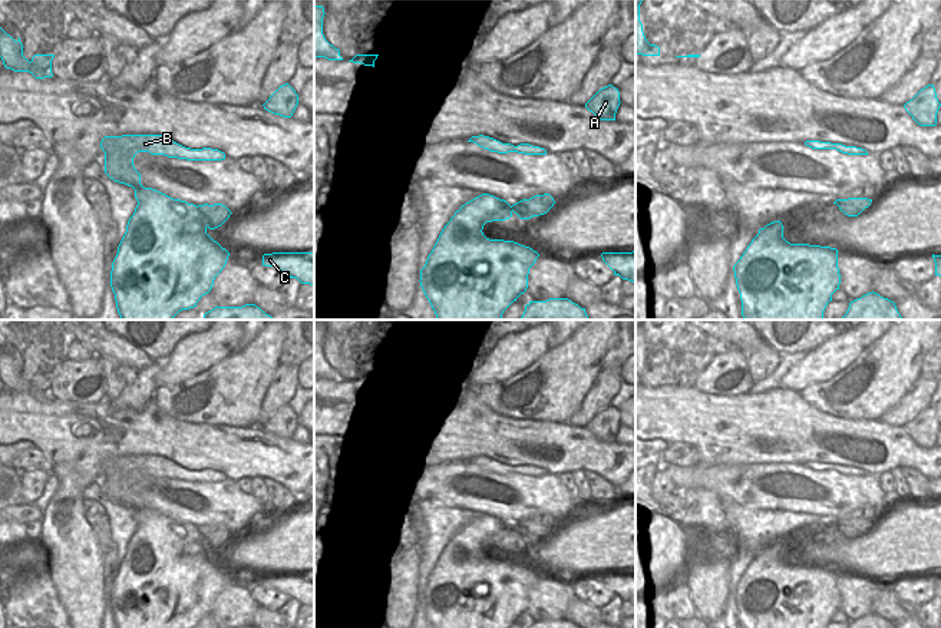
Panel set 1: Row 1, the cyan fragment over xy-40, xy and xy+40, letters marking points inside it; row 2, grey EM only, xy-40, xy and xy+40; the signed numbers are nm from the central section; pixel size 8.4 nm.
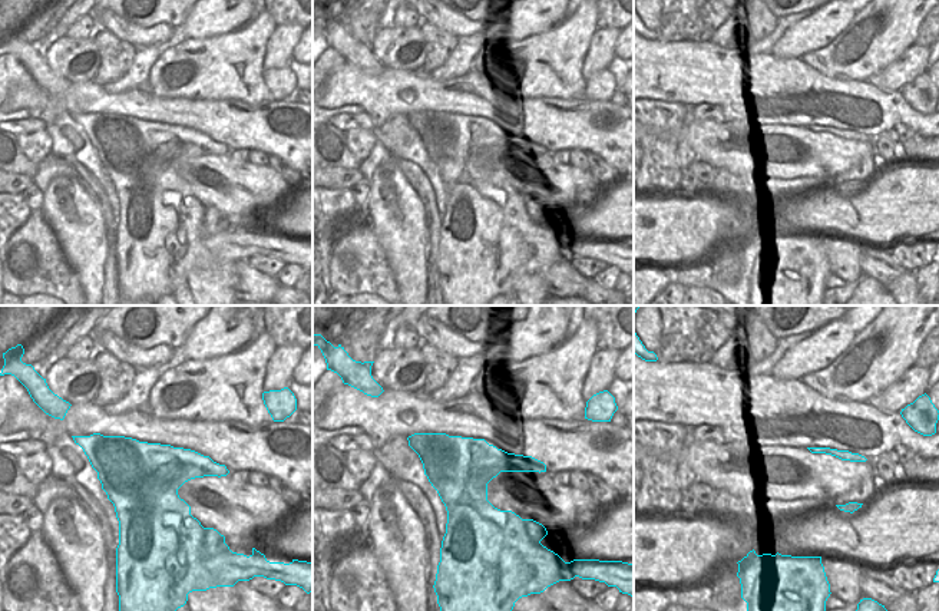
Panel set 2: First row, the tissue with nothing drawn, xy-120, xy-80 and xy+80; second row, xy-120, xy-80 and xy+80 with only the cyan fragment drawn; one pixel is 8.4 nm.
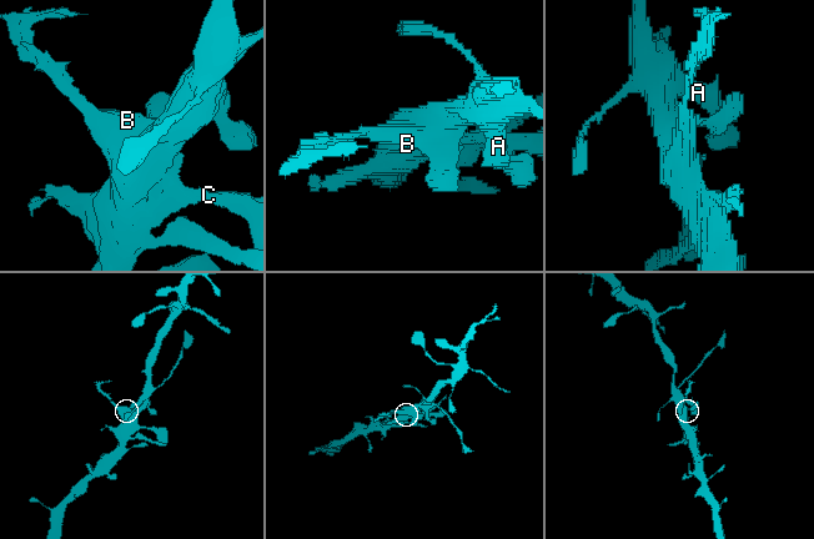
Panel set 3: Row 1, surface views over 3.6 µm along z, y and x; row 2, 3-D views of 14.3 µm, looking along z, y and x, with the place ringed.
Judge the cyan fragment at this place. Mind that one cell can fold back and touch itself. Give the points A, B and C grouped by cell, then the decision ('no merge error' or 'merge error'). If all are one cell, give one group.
groups A B C; no merge error

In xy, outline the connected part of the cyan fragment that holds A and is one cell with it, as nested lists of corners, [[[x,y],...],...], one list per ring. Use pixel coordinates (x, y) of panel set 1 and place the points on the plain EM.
[[[613,406],[600,410],[587,424],[585,429],[601,442],[615,442],[620,427],[620,413]]]

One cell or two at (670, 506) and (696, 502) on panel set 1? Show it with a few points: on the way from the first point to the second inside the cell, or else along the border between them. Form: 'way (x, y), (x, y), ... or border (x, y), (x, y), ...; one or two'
border (684, 505), (680, 528); two

